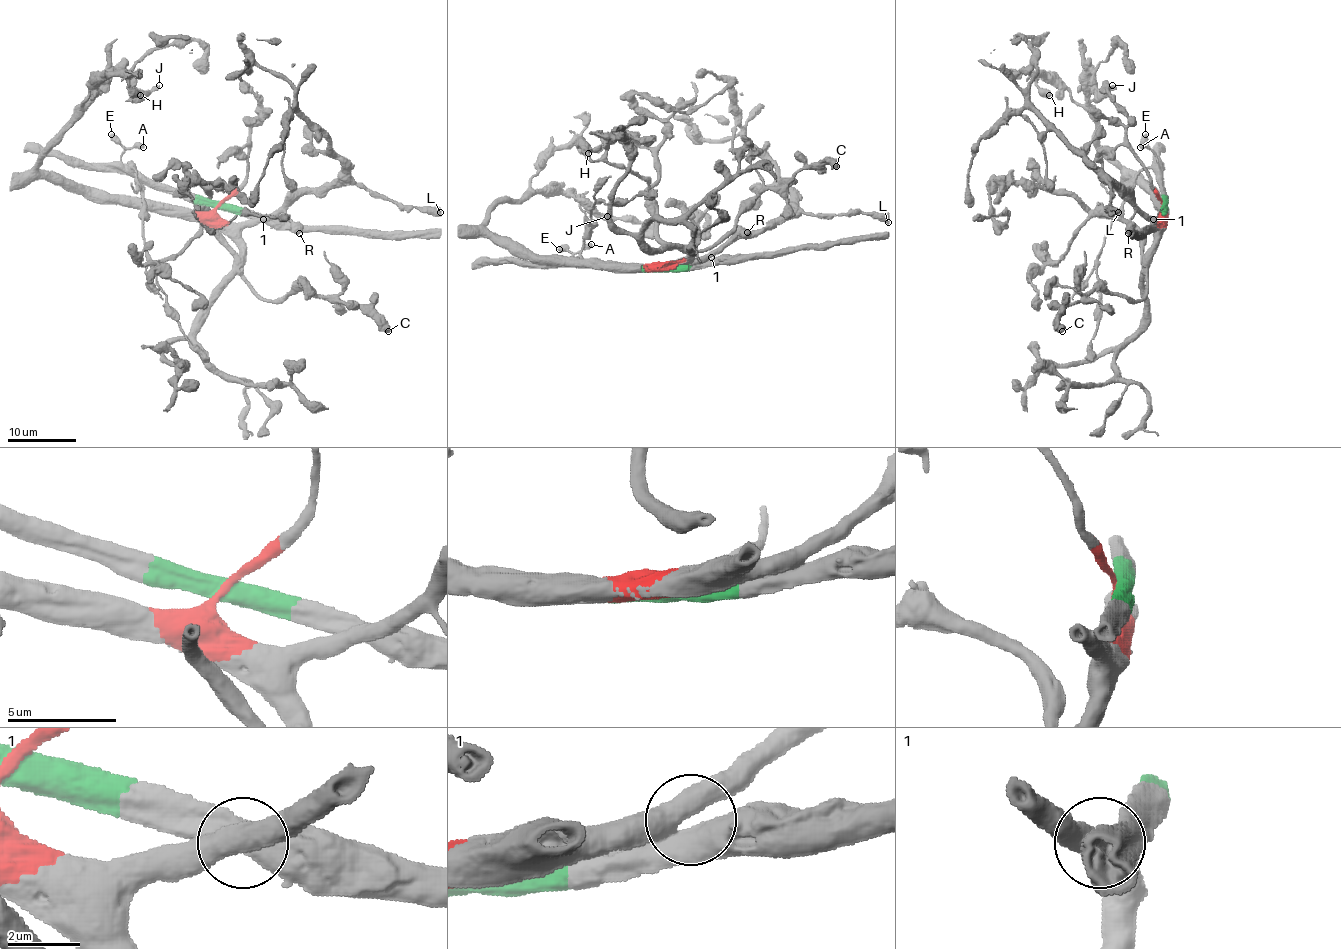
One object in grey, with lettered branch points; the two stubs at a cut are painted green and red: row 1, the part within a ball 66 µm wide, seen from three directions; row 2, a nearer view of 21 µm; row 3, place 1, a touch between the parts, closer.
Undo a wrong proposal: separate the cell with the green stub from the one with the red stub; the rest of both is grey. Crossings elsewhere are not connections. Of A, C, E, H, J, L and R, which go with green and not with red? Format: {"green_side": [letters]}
{"green_side": ["A", "E"]}

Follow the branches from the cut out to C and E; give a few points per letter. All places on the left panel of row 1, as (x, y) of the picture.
C: (218, 204), (216, 223), (239, 249), (240, 276), (263, 299), (309, 290), (334, 295), (366, 309), (389, 332)
E: (218, 204), (194, 204), (142, 183), (121, 162), (123, 147), (111, 133)

